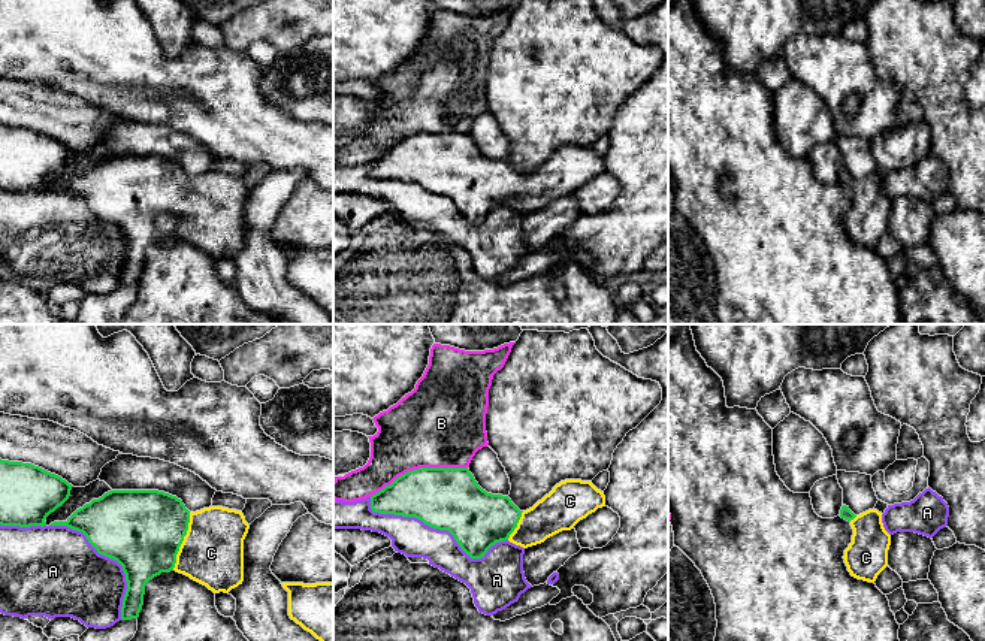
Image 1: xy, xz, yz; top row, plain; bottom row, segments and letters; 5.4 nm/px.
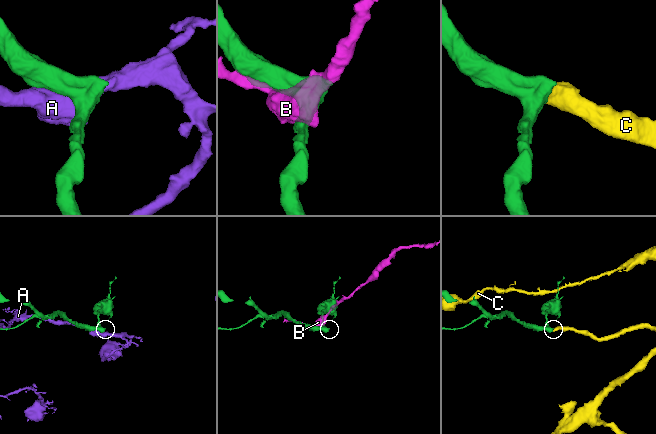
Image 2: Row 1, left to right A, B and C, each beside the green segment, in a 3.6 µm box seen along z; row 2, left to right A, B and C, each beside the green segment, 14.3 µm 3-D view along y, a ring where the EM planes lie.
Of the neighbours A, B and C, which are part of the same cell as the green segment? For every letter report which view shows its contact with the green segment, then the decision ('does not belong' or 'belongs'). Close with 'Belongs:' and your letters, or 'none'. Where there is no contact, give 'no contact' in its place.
A: contact in xz; does not belong
B: contact in xz; does not belong
C: contact in xy; belongs
Belongs: C

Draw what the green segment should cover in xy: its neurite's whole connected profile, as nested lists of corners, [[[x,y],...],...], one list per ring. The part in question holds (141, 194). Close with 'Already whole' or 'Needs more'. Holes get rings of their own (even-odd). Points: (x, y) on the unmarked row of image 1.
[[[111,155],[76,175],[66,187],[49,191],[67,191],[82,197],[99,220],[123,232],[127,256],[121,285],[139,282],[145,251],[161,238],[176,236],[214,258],[229,258],[244,247],[244,205],[250,190],[242,176],[209,172],[190,178],[181,164],[164,157]]]. Needs more

